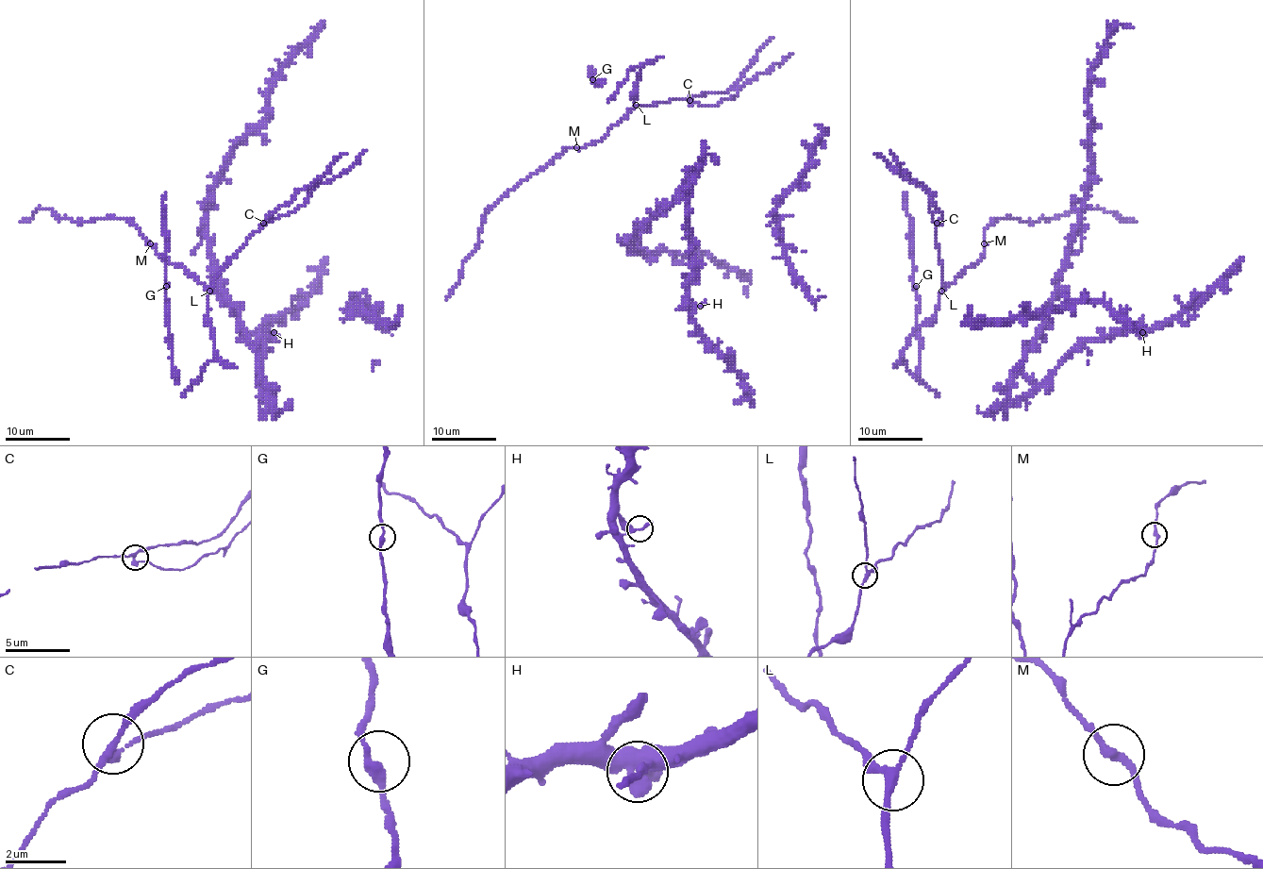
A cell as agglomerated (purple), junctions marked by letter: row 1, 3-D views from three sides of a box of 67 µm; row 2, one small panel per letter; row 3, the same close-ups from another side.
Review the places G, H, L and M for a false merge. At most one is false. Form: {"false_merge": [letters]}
{"false_merge": ["L"]}

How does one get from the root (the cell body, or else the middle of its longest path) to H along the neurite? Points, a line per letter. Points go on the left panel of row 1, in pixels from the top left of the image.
H: (242, 331), (257, 357), (268, 399), (262, 377), (267, 339), (262, 329), (274, 332)

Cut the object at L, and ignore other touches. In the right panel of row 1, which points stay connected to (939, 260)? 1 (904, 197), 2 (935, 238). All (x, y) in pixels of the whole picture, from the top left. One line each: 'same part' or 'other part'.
1: other part
2: same part

